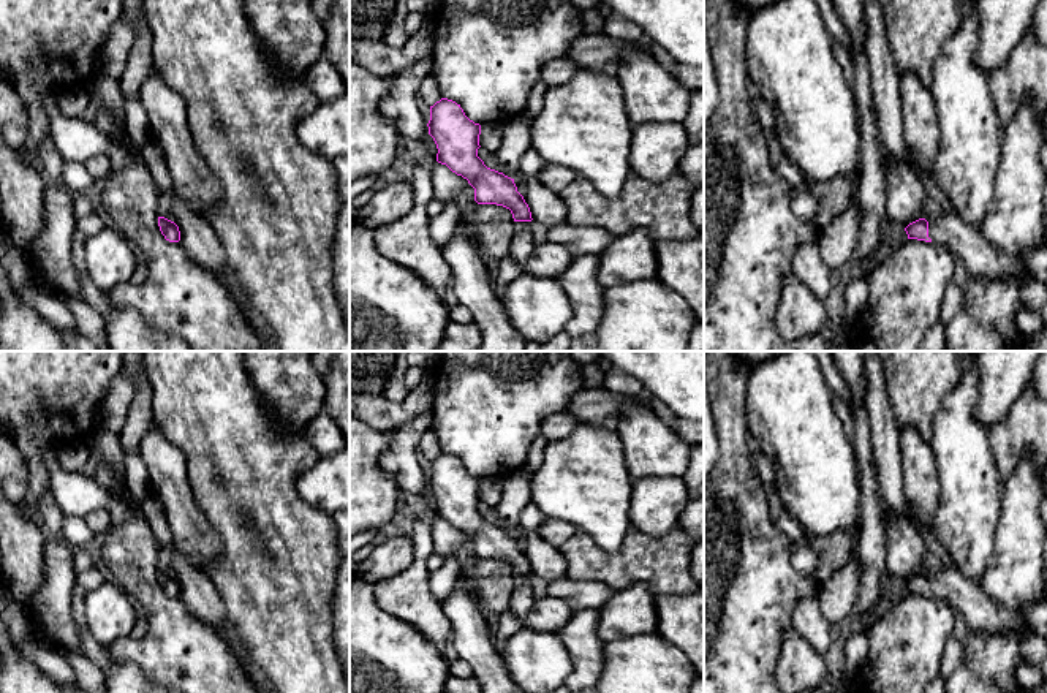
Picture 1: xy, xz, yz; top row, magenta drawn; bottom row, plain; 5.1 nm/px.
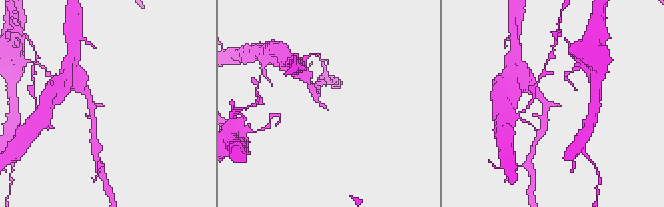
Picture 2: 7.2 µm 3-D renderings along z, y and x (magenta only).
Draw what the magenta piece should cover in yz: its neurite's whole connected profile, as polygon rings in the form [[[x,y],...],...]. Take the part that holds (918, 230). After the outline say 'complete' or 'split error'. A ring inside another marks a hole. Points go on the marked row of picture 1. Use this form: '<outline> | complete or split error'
[[[944,214],[932,222],[919,218],[905,231],[908,239],[949,247],[965,263],[970,275],[1006,280],[1023,274],[1017,259],[987,244],[979,229],[968,226],[955,214]]] | split error

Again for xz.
[[[441,98],[430,106],[429,134],[438,153],[437,161],[462,176],[474,188],[478,204],[497,204],[511,210],[514,237],[509,256],[524,267],[535,247],[528,223],[533,220],[528,204],[517,191],[514,179],[490,169],[478,157],[481,125],[470,120],[460,104]]] | split error

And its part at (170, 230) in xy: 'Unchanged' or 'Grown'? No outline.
Unchanged

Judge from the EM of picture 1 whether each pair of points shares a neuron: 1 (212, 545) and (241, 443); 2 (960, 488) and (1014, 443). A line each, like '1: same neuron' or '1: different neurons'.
1: different neurons
2: different neurons

